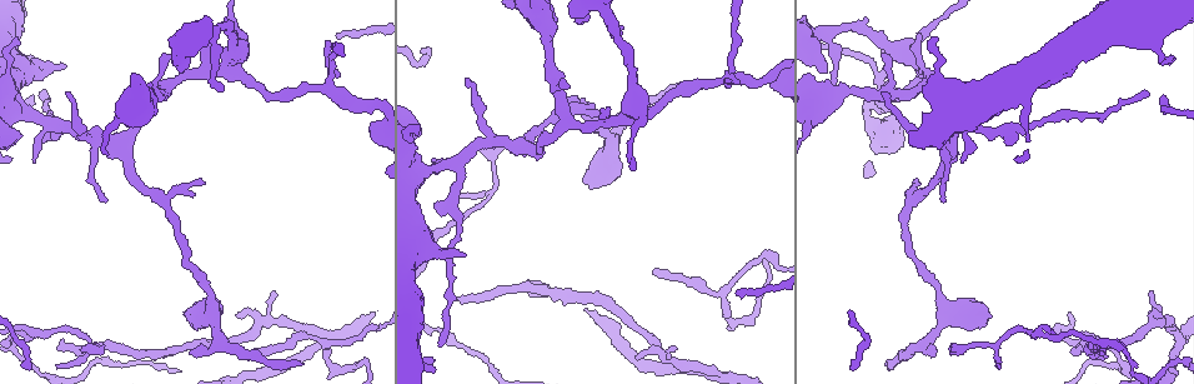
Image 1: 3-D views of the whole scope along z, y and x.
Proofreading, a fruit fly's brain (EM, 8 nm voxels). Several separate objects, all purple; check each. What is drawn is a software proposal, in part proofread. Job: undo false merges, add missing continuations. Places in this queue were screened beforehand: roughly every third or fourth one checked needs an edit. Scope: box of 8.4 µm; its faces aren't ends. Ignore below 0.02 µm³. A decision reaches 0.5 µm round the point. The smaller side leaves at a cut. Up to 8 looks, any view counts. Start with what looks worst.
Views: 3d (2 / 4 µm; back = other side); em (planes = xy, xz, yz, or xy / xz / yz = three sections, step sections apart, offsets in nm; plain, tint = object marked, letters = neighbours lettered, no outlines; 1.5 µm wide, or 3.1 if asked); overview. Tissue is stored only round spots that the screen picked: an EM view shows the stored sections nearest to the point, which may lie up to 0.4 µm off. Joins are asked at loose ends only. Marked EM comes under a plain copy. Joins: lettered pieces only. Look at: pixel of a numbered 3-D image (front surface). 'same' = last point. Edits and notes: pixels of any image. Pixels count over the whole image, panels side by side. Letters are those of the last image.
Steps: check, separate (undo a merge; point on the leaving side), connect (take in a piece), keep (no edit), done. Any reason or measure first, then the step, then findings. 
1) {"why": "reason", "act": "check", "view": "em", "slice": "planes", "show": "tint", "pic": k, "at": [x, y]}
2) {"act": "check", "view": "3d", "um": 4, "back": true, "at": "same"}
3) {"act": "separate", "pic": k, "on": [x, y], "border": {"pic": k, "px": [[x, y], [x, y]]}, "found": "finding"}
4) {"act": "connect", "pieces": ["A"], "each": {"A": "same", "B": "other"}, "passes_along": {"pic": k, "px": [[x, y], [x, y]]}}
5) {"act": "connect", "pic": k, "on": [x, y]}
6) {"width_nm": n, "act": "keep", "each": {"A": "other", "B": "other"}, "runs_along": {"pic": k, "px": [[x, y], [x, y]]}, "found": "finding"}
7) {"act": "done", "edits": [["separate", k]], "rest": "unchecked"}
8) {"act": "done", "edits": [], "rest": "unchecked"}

{"why": "long arm stops here", "act": "check", "view": "em", "slice": "planes", "show": "letters", "pic": 1, "at": [61, 342]}

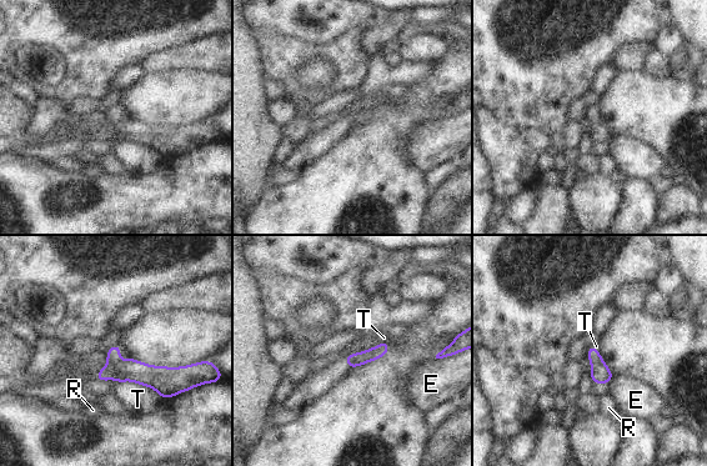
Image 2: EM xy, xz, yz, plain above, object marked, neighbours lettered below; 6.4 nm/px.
{"longest_contact_nm": ["T", 300], "act": "keep", "each": {"E": "other", "R": "other", "T": "other"}, "found": "no lettered piece goes on from it"}

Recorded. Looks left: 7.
{"why": "an open end", "act": "check", "view": "3d", "um": 2, "pic": 1, "at": [304, 364]}

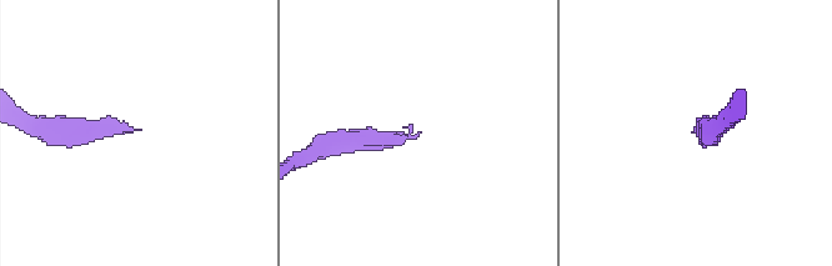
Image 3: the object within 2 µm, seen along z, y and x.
{"act": "check", "view": "em", "slice": "xy", "step": 4, "show": "letters", "pic": 3, "at": [137, 130]}

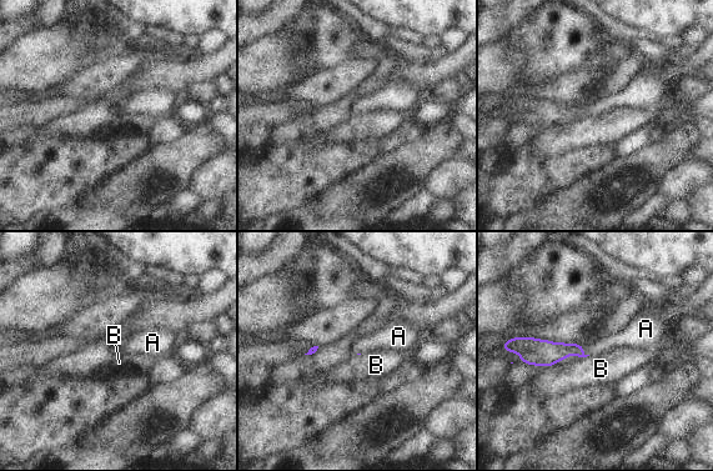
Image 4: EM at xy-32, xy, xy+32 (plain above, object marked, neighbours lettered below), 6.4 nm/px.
{"act": "check", "view": "em", "slice": "planes", "show": "letters", "at": "same"}

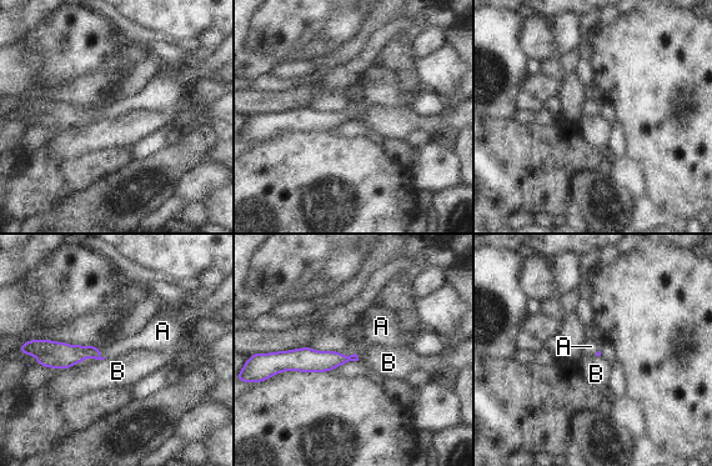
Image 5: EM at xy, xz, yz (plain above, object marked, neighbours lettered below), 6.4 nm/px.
{"act": "connect", "pieces": ["A"], "each": {"A": "same", "B": "other"}, "passes_along": {"pic": 5, "px": [[312, 361], [350, 355], [379, 329]]}, "found": "it goes on there"}

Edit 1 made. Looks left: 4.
{"act": "check", "view": "overview"}

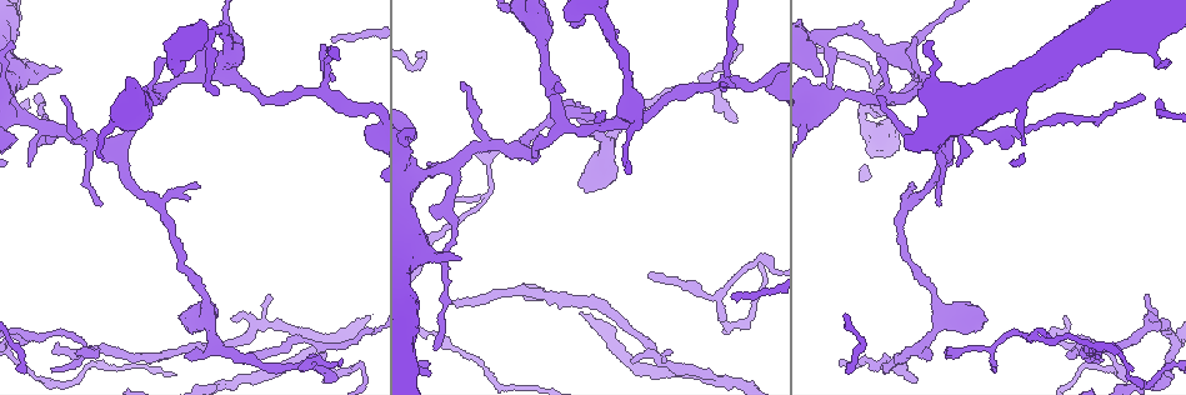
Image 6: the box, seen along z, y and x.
{"why": "tapers out", "act": "check", "view": "em", "slice": "planes", "show": "tint", "pic": 6, "at": [1068, 352]}

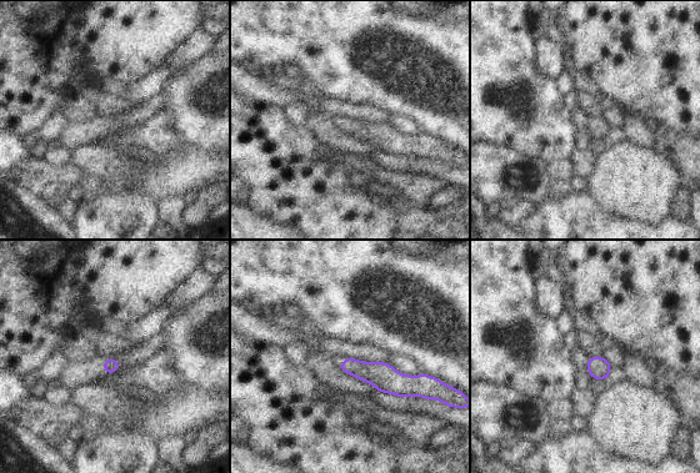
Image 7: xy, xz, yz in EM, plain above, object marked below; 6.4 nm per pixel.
{"act": "check", "view": "em", "slice": "planes", "show": "letters", "at": "same"}

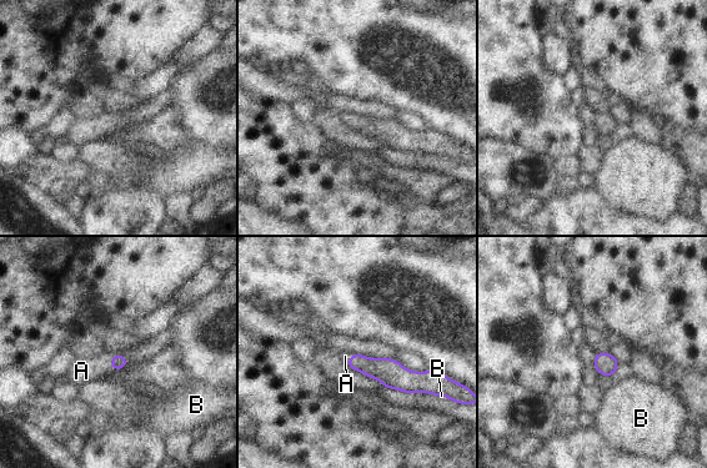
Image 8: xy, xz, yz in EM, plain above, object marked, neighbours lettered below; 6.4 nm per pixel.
{"act": "connect", "pieces": ["A"], "each": {"A": "same", "B": "other"}, "found": "the neuron continues"}

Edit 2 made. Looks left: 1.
{"act": "done", "edits": [["connect", 5], ["connect", 8]], "rest": "unchecked"}

